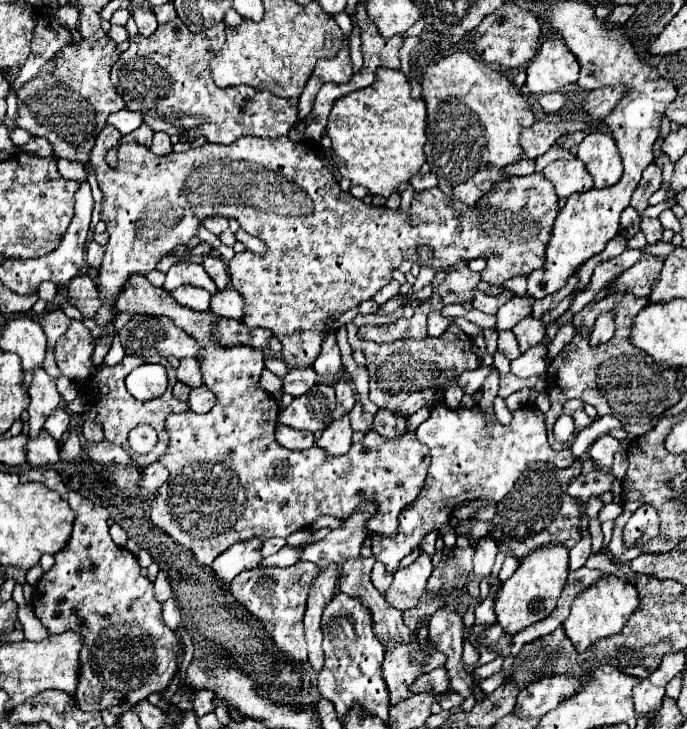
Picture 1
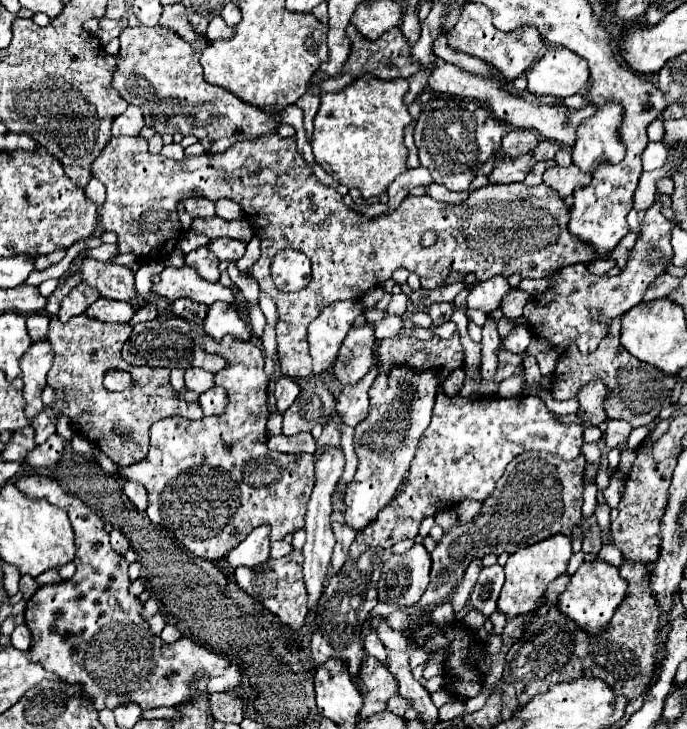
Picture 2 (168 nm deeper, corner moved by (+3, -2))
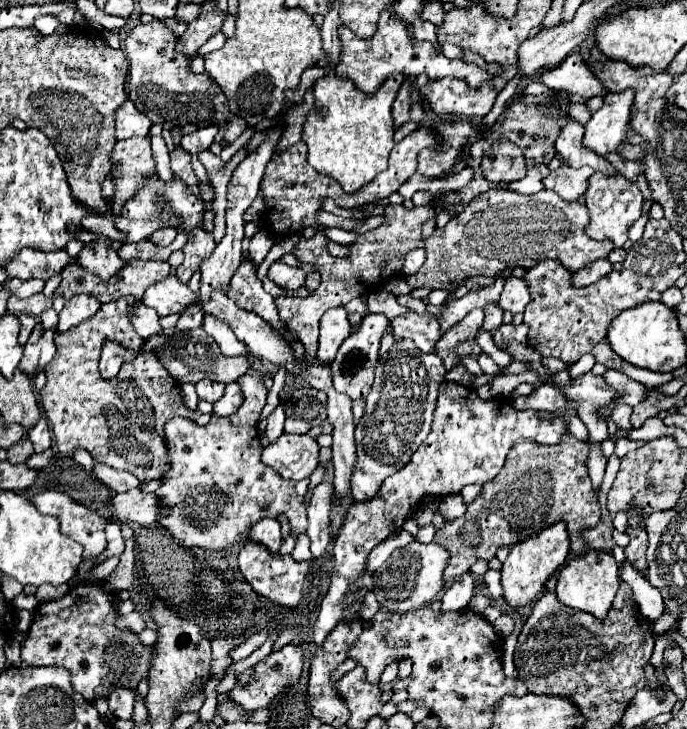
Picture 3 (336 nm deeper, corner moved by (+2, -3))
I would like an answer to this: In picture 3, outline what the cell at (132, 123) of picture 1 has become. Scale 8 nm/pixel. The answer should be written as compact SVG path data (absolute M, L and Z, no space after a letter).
M127 99L117 109L117 139L129 139L129 137L147 137L151 129L151 121L133 105L131 99Z

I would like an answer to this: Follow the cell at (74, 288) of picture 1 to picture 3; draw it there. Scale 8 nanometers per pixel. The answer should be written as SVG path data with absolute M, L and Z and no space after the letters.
M75 295L69 301L65 301L63 311L59 313L59 323L57 323L57 331L65 333L77 325L81 325L85 319L93 317L99 311L101 303L95 301L95 297L89 295Z

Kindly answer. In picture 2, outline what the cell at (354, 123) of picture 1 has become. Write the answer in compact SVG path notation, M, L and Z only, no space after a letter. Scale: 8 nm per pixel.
M360 76L340 92L328 92L320 100L320 110L314 118L314 160L338 182L348 188L358 188L364 198L380 196L394 182L394 178L408 170L408 148L404 144L404 130L414 122L404 104L408 82L404 78L378 80L376 76Z

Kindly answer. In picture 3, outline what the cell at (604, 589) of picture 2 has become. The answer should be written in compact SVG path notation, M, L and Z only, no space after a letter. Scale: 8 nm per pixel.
M587 551L579 557L573 557L563 565L559 571L559 581L557 581L557 599L573 609L591 613L597 619L605 619L615 593L619 589L619 577L617 577L617 563L607 551Z

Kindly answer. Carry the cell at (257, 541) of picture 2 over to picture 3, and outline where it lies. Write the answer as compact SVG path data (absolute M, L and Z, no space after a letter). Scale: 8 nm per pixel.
M261 519L249 529L249 539L265 545L271 553L279 551L281 545L281 525L277 519Z

